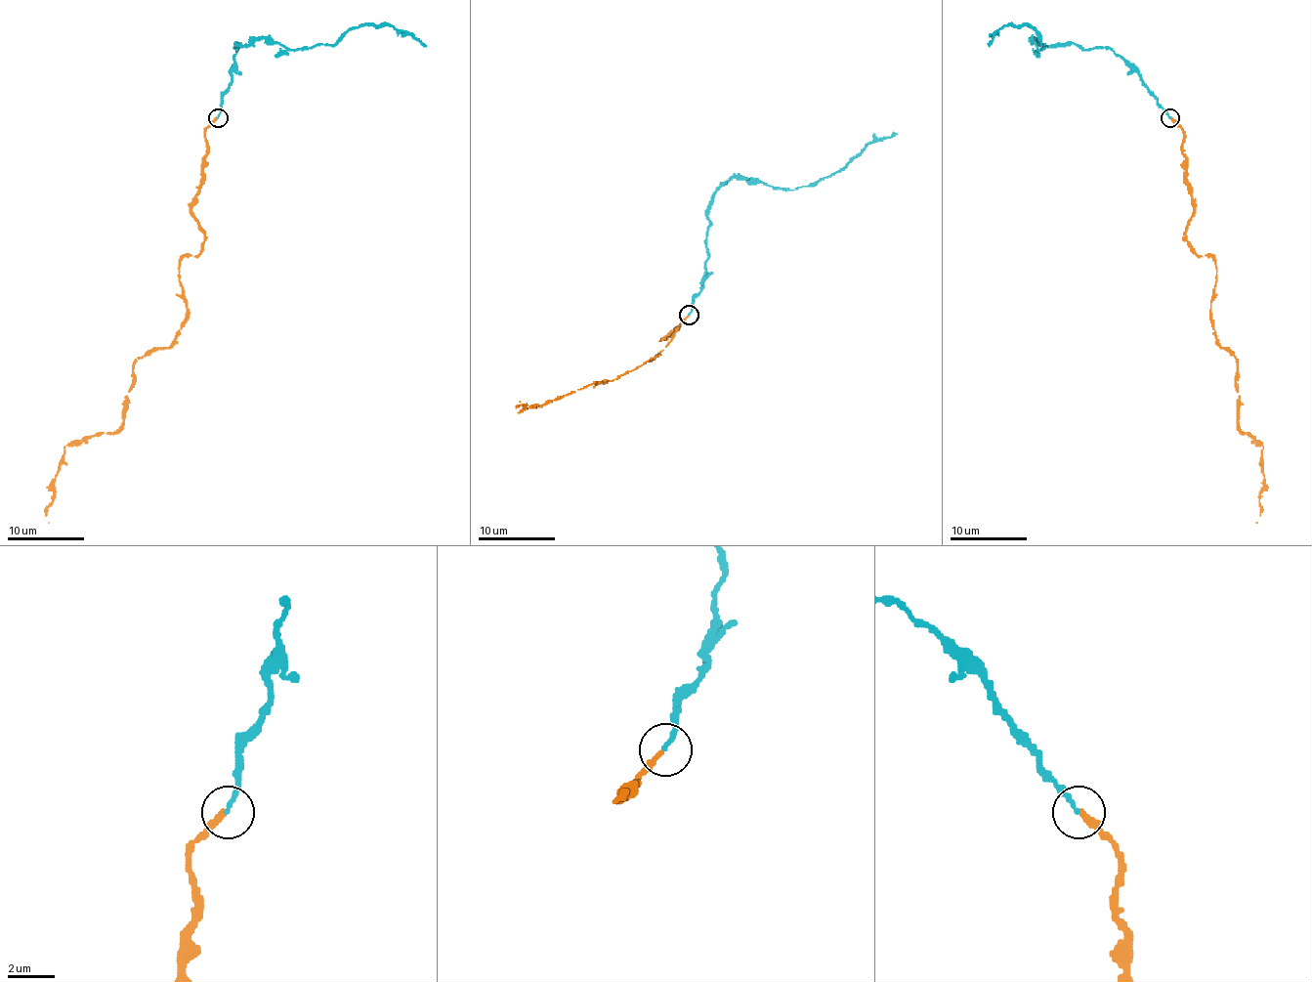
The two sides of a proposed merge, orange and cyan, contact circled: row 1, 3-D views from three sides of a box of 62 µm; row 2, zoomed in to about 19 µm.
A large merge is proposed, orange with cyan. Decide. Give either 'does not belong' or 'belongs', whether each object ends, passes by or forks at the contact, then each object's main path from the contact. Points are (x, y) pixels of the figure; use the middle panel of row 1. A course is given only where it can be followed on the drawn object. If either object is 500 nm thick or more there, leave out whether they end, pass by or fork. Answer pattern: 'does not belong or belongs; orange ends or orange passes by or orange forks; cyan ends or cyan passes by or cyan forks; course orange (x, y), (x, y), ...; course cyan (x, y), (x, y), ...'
belongs; orange ends; cyan ends; course orange (688, 317), (662, 337), (676, 329), (651, 361), (658, 355), (536, 407), (519, 402); course cyan (690, 315), (708, 254), (706, 210), (726, 181), (813, 187), (873, 142), (897, 134)

